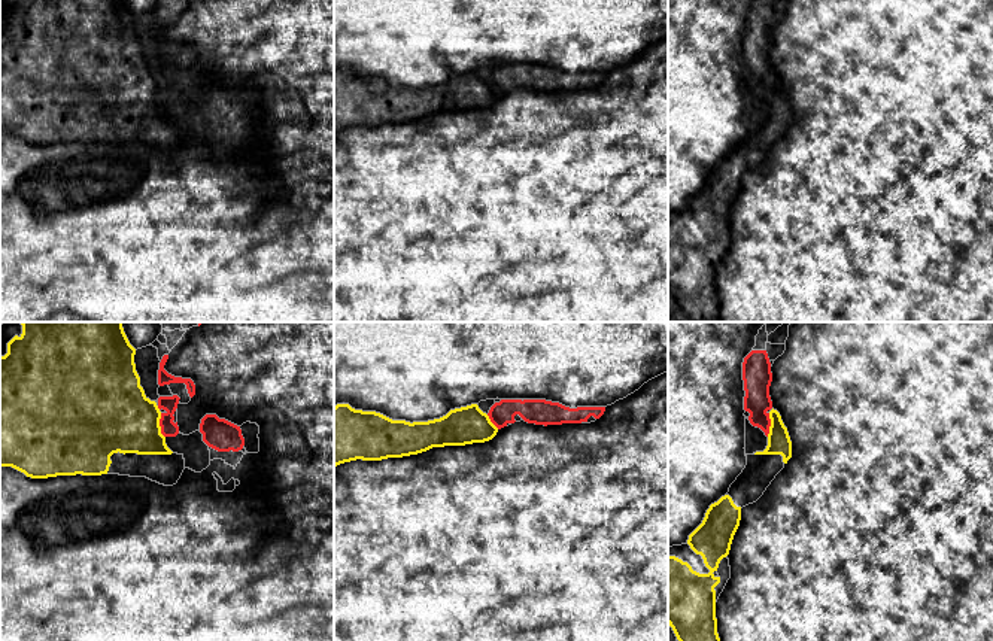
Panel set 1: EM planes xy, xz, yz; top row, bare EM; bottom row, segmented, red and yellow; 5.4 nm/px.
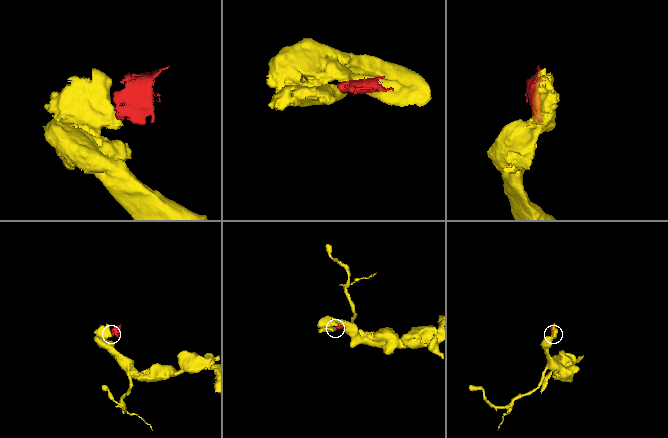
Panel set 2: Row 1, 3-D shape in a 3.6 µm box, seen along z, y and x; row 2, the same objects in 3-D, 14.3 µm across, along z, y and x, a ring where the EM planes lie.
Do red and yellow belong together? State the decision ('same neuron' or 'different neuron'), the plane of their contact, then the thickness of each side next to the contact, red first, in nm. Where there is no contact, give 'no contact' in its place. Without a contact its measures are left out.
different neuron | xy | 90/380 nm

